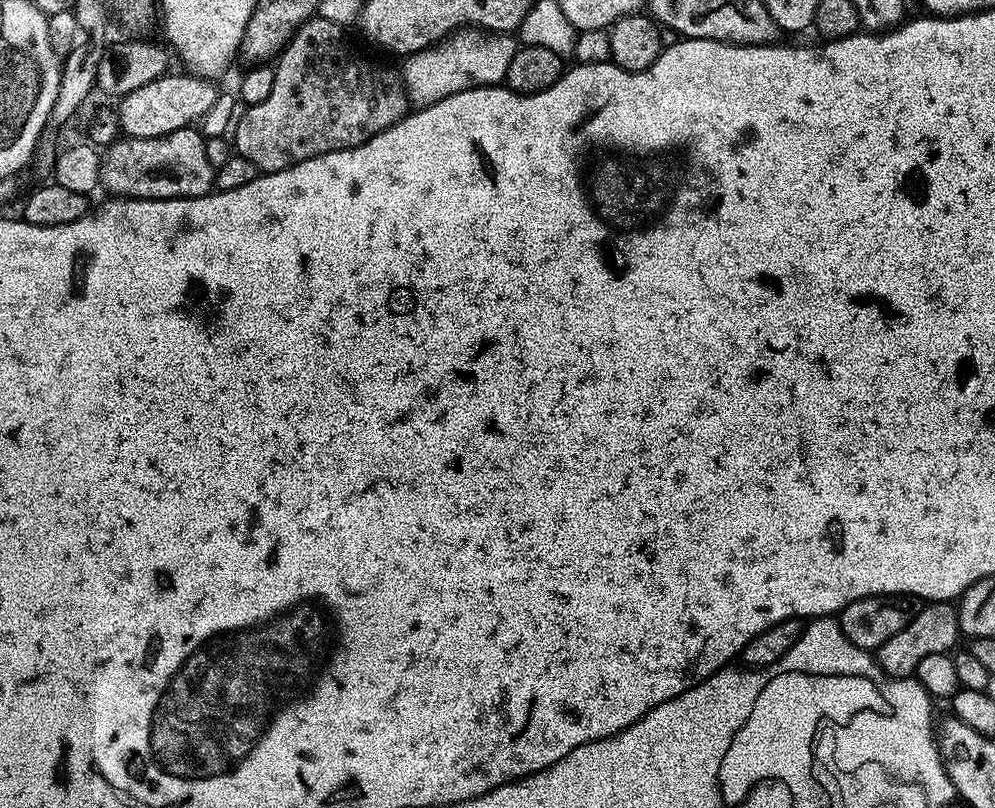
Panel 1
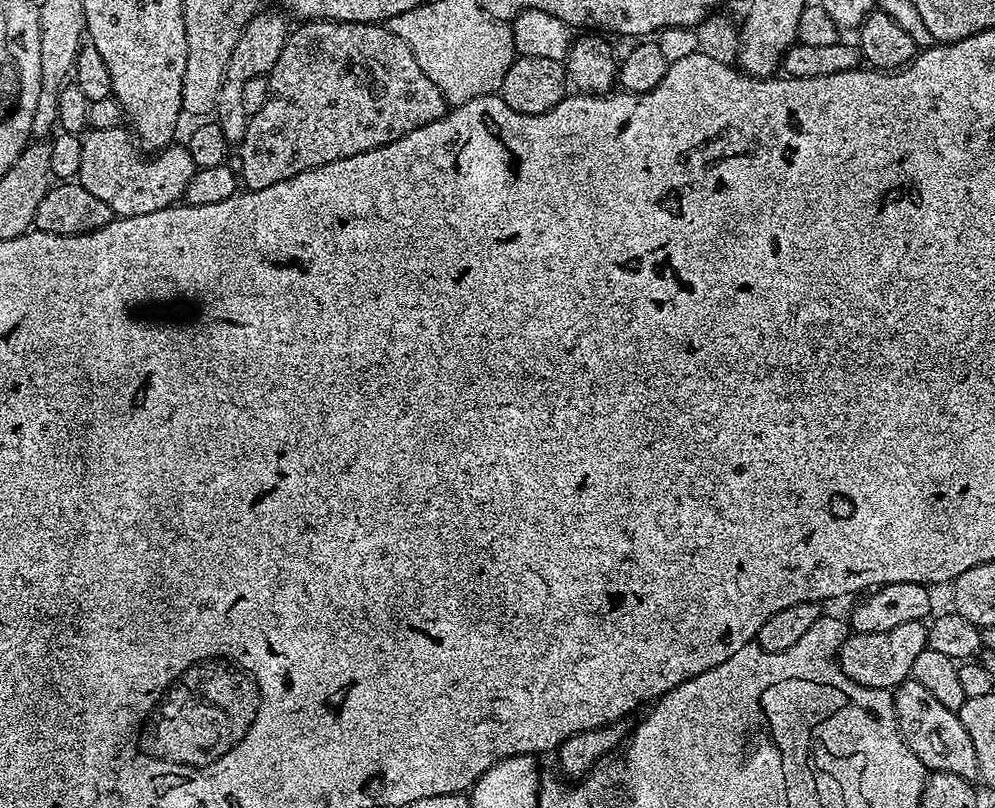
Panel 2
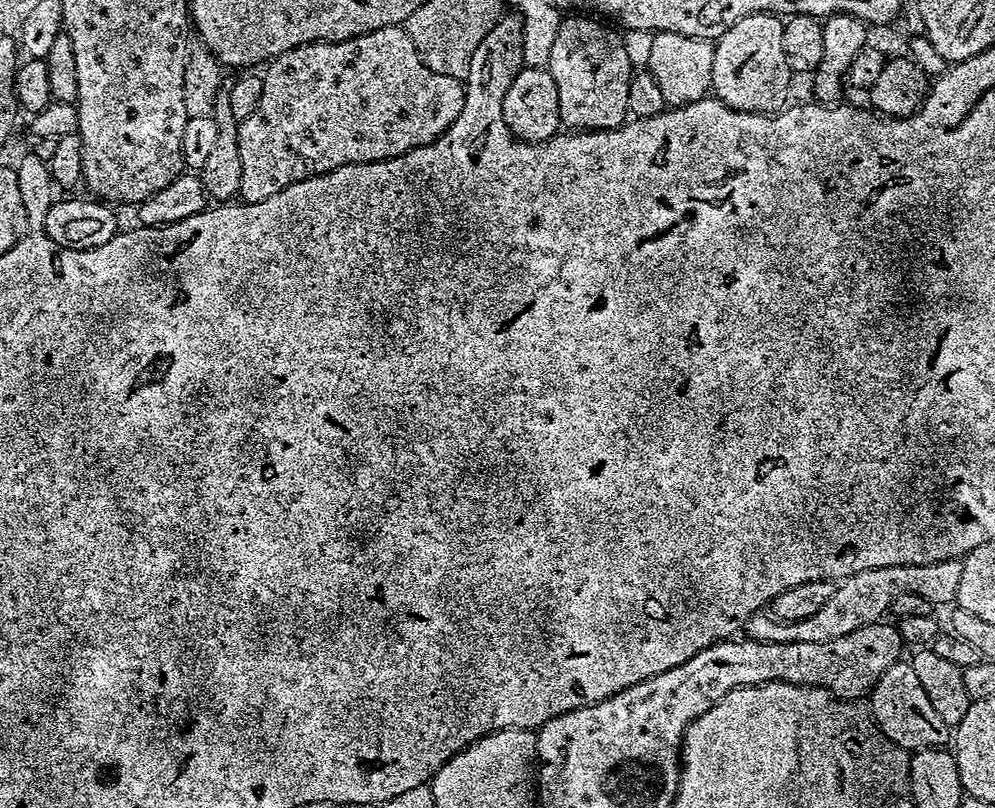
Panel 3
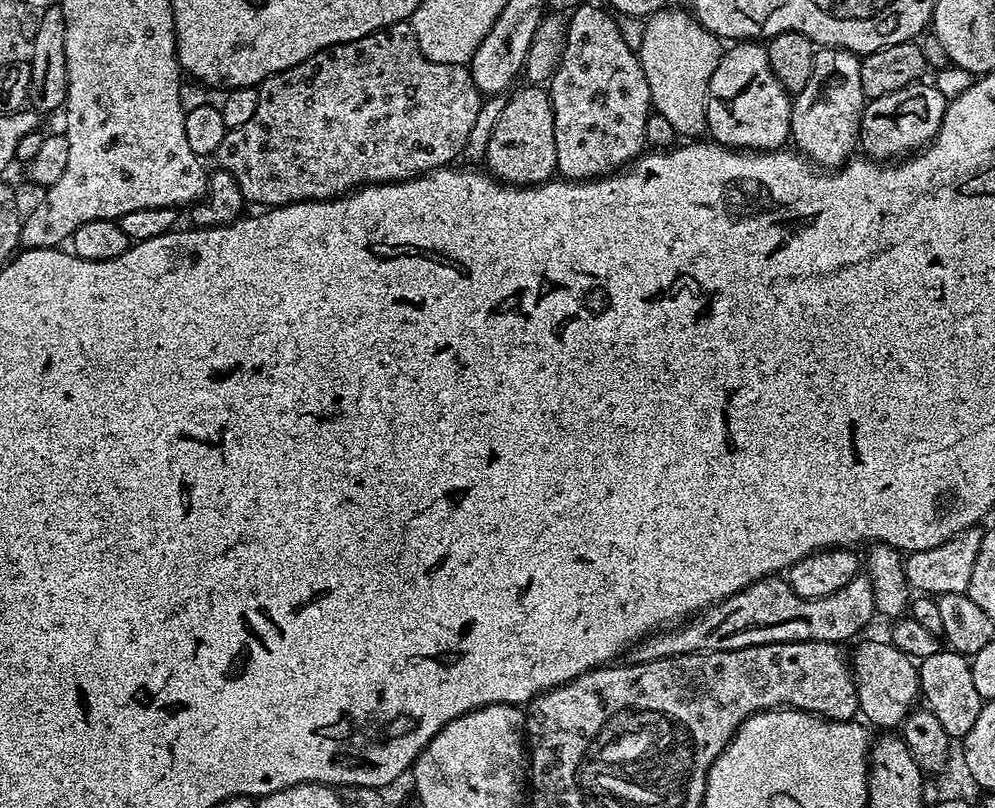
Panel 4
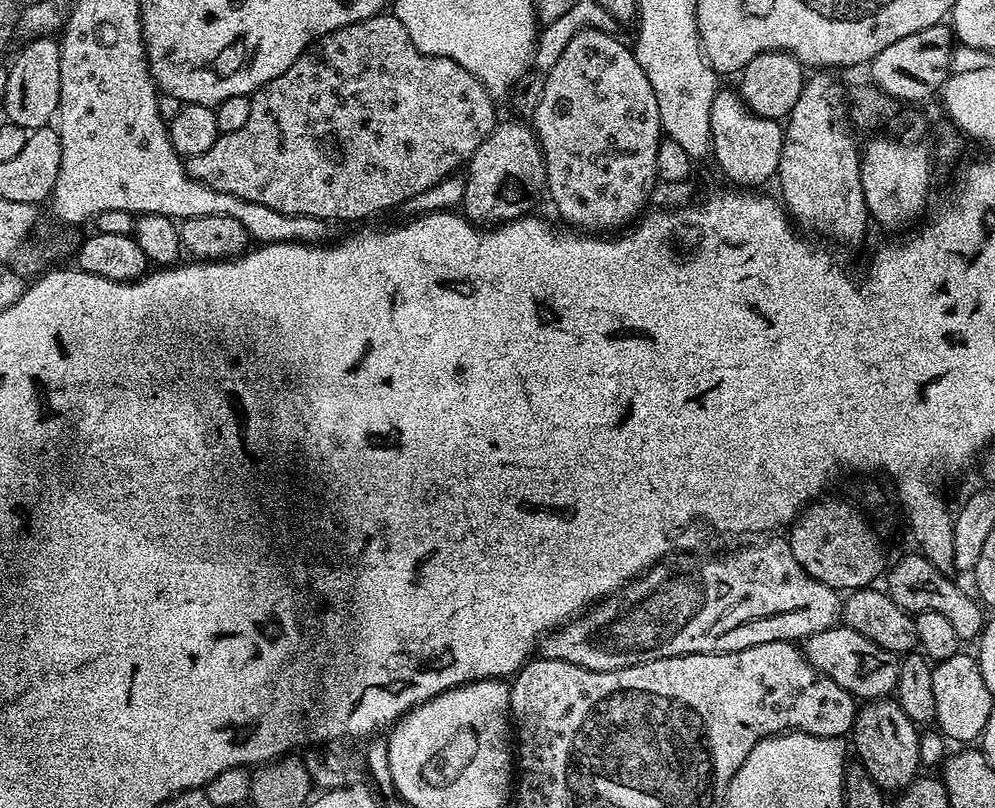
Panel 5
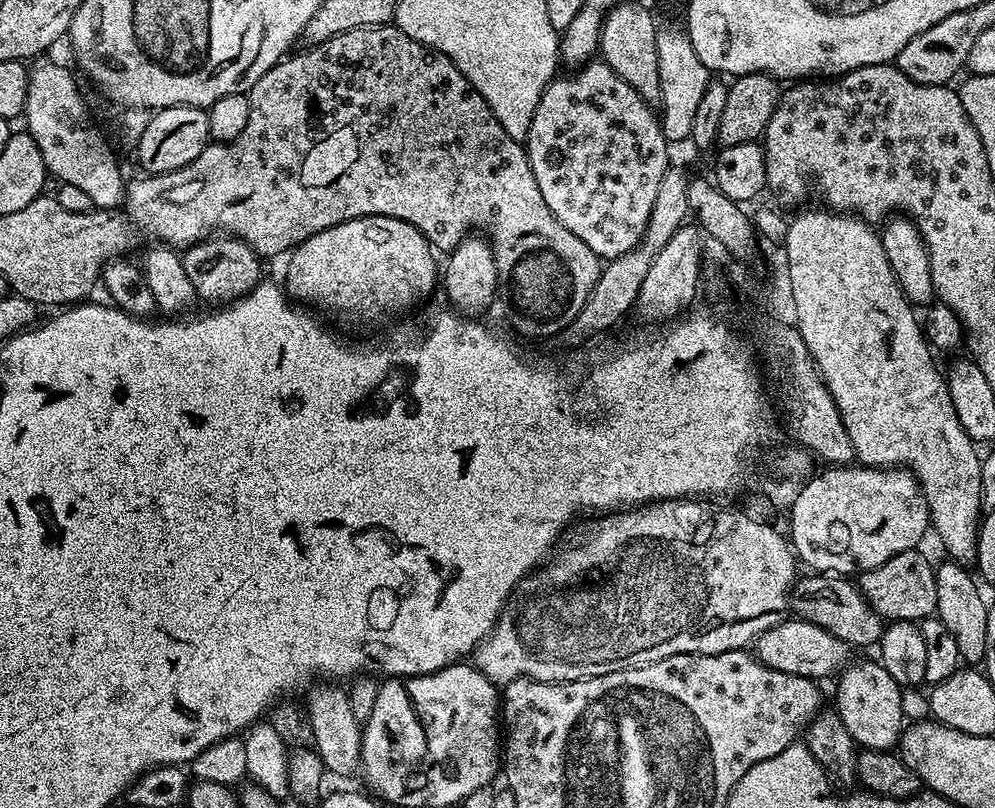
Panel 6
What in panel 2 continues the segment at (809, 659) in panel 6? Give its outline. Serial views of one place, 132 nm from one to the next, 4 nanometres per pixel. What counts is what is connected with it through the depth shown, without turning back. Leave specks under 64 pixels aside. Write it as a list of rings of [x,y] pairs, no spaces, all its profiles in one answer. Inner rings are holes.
[[[911,678],[903,680],[892,692],[892,705],[896,711],[895,727],[925,769],[958,774],[969,782],[977,779],[978,756],[974,754],[973,743],[970,742],[970,736],[966,734],[959,715],[946,710],[946,706],[942,706],[942,702],[938,702],[938,698],[934,698],[934,694],[926,690],[926,686]]]

